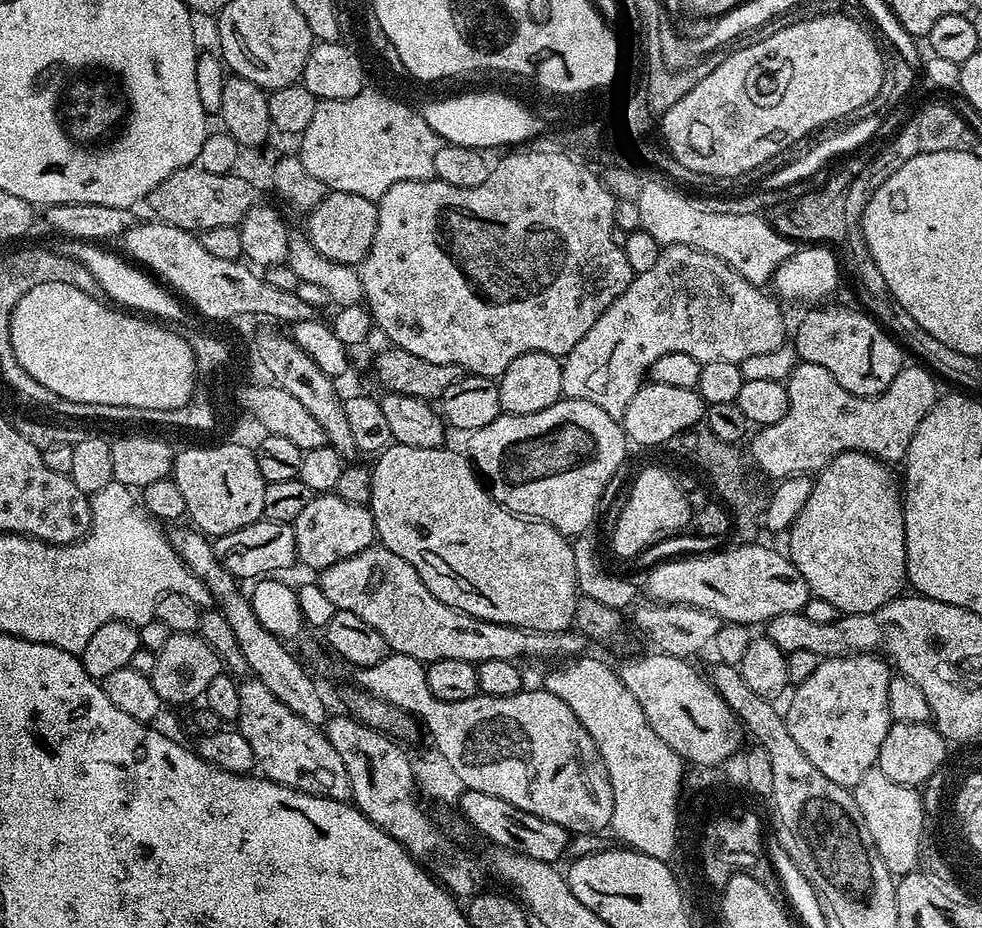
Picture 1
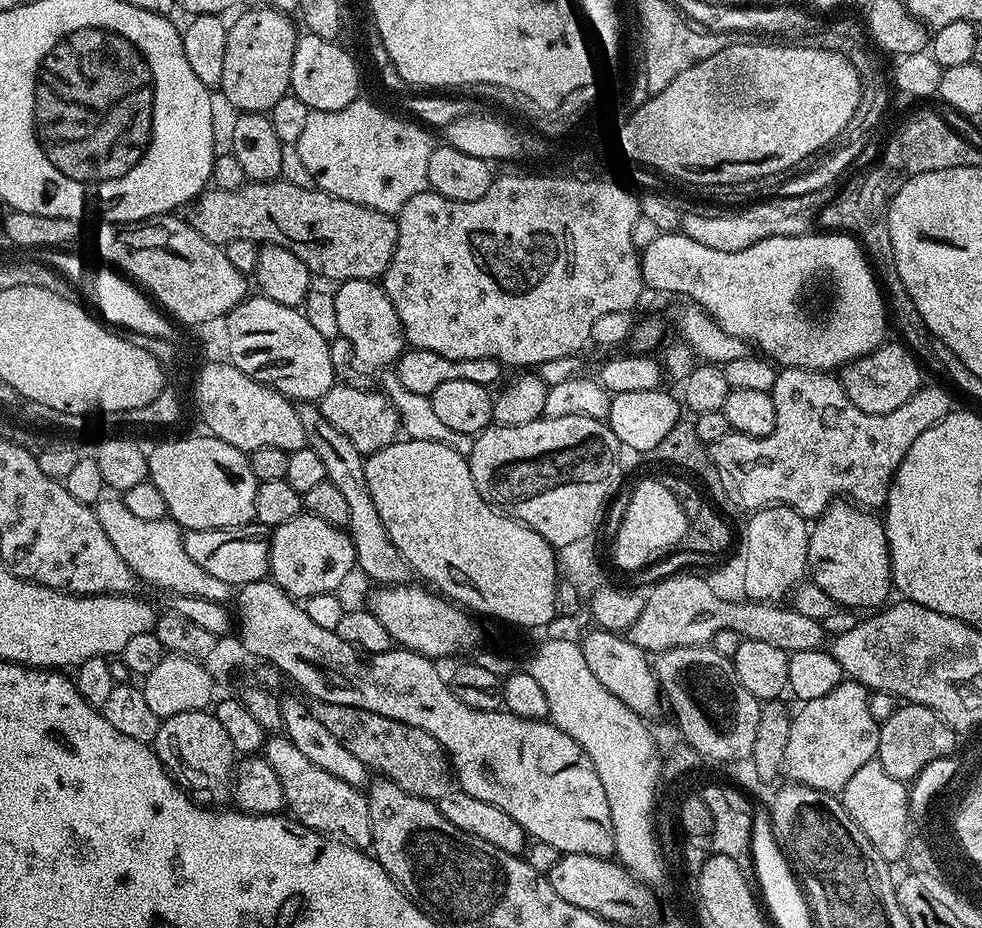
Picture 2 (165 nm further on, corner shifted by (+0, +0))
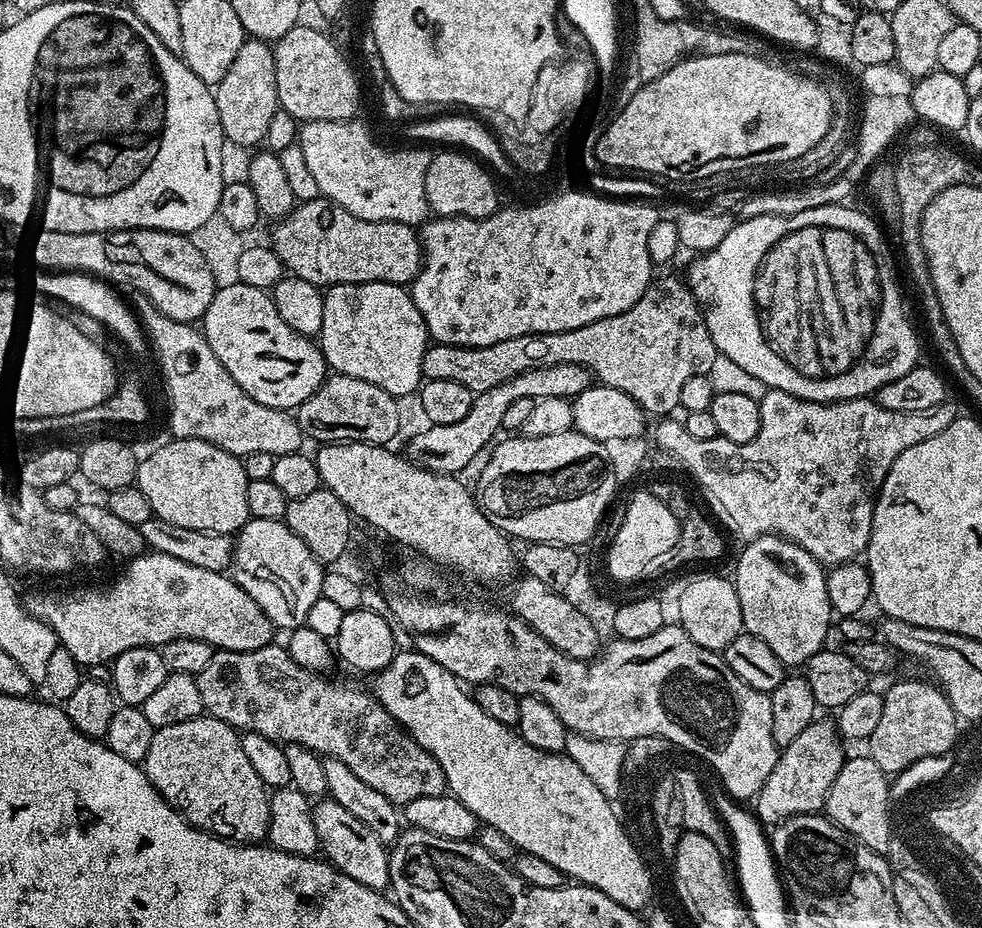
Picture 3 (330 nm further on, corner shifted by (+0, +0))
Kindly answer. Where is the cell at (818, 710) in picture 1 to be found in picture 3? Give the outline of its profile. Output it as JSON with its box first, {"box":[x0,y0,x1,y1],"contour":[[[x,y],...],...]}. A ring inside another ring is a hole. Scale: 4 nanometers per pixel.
{"box":[754,718,846,826],"contour":[[[823,718],[812,721],[794,742],[790,742],[776,757],[774,770],[770,770],[770,778],[762,786],[762,790],[754,798],[754,813],[764,826],[783,824],[792,816],[811,816],[819,813],[826,802],[826,794],[830,786],[834,786],[834,778],[838,778],[838,770],[842,770],[846,759],[845,745],[837,725]]]}

